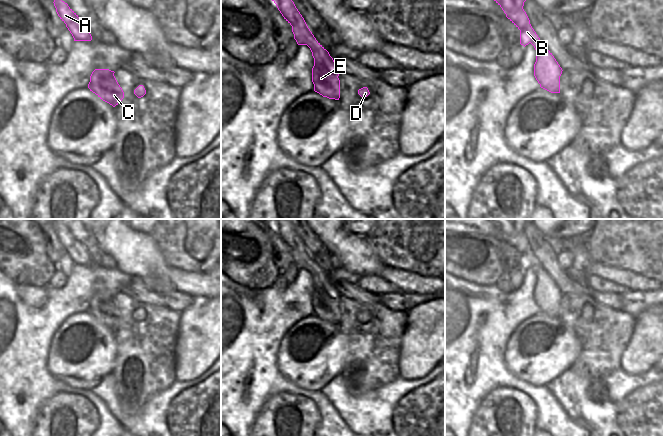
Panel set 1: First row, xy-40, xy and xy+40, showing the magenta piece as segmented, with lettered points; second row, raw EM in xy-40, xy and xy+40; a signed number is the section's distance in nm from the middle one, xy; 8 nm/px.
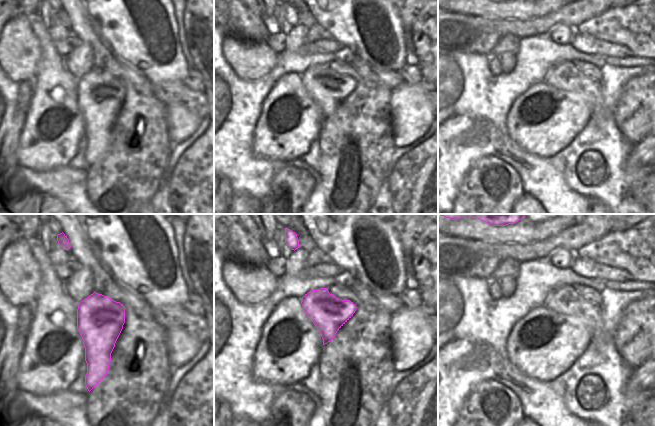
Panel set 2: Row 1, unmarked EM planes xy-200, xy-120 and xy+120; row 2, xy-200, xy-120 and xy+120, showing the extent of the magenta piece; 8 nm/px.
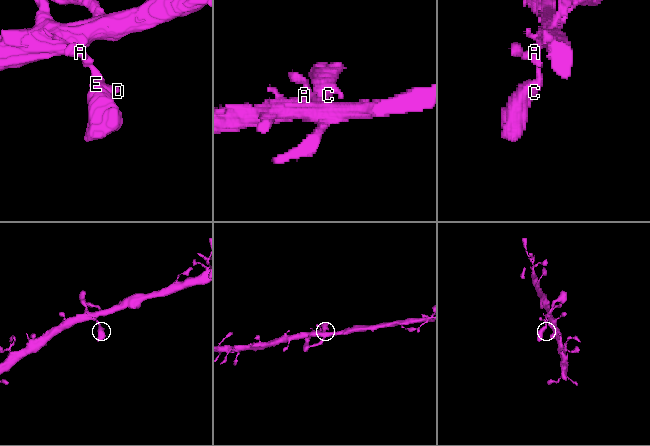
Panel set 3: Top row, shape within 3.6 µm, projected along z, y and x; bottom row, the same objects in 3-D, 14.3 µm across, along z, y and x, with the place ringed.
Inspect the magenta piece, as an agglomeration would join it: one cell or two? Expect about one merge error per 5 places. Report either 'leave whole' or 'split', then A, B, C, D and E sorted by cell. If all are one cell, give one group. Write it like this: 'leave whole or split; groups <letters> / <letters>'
leave whole; groups A B C D E

